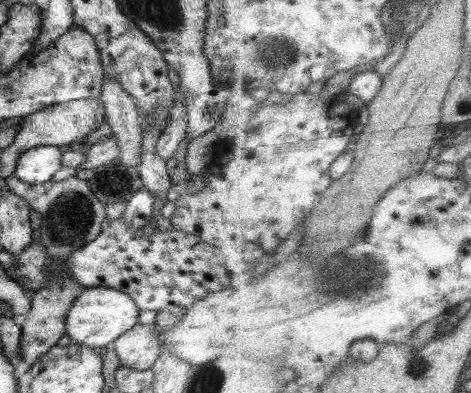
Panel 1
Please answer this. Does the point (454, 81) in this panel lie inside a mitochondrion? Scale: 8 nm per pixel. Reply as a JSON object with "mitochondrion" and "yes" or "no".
{"mitochondrion":"no"}

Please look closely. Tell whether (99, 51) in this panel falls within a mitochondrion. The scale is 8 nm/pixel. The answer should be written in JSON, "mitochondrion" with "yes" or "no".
{"mitochondrion":"no"}

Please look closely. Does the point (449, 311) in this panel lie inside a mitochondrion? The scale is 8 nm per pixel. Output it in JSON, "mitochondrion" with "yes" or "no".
{"mitochondrion":"no"}

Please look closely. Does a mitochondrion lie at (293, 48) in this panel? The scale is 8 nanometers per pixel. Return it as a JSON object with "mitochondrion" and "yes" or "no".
{"mitochondrion":"yes"}

